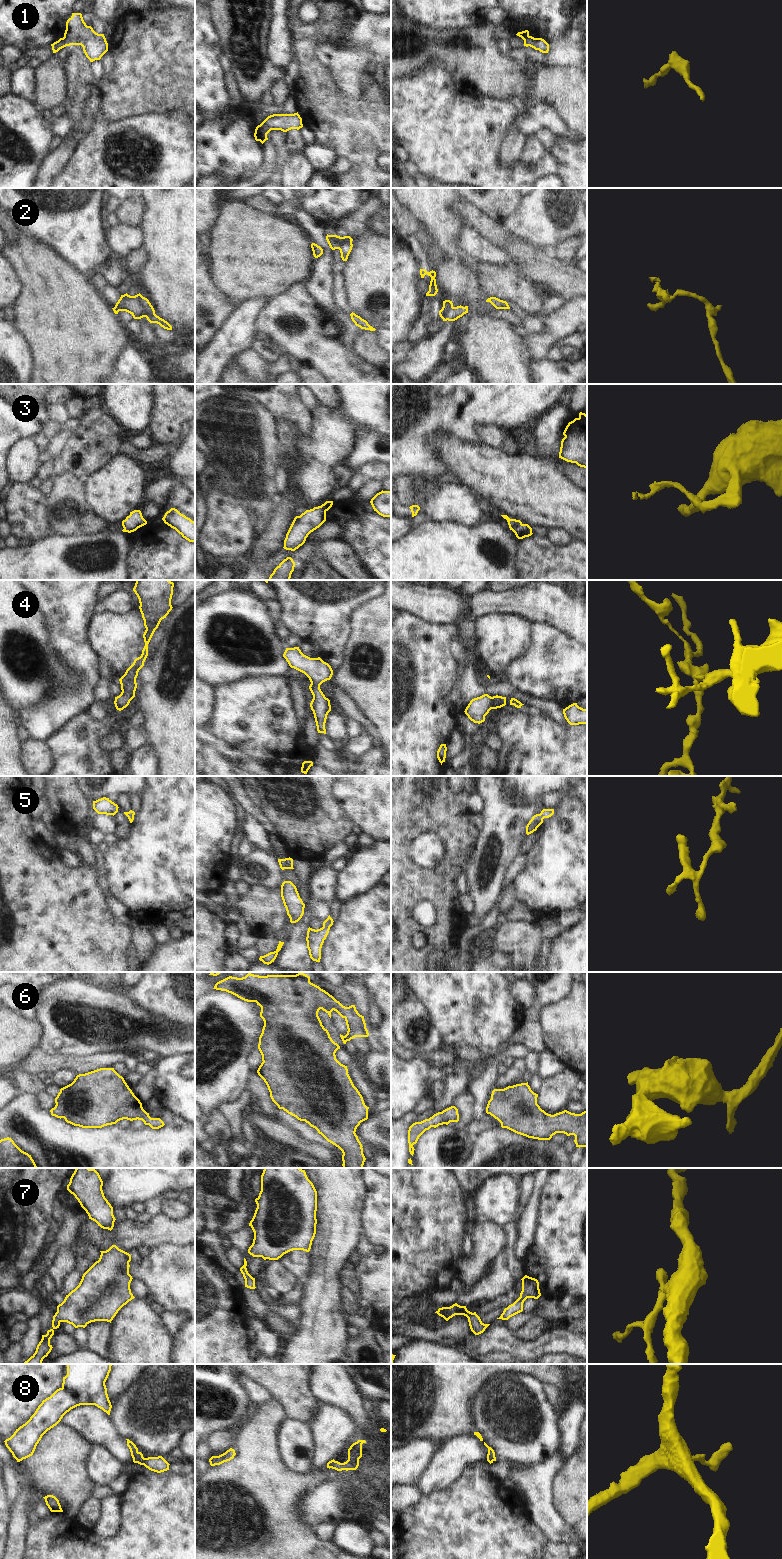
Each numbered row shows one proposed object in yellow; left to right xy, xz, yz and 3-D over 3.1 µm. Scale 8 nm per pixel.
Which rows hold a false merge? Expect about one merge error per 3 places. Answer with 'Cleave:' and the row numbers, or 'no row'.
Cleave: 1, 2, 3.

